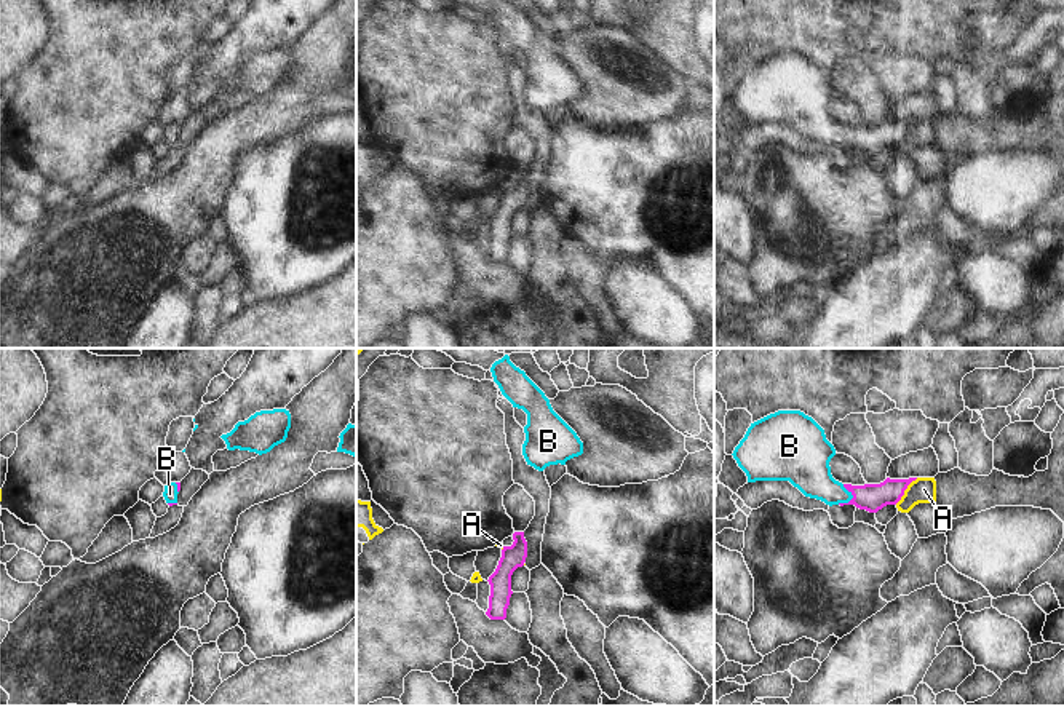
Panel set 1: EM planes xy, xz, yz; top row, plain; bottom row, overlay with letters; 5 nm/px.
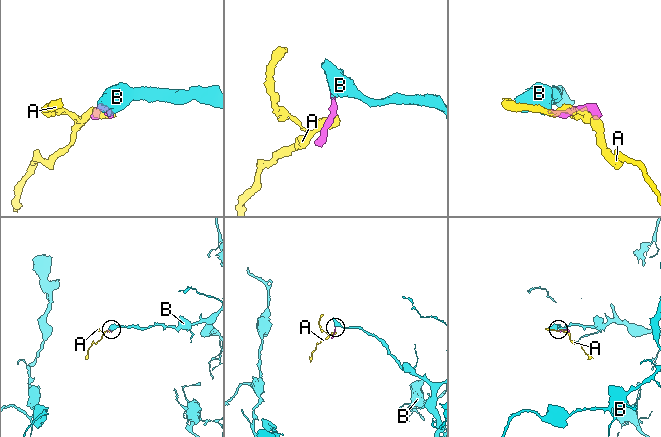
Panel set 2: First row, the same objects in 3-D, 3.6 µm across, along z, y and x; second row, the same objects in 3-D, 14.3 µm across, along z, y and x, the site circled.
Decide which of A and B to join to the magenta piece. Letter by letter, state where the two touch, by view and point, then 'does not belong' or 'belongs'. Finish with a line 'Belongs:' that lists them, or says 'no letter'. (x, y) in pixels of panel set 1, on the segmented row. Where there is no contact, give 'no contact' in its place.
A: yz (905, 489) | does not belong
B: yz (852, 499) | belongs
Belongs: B

